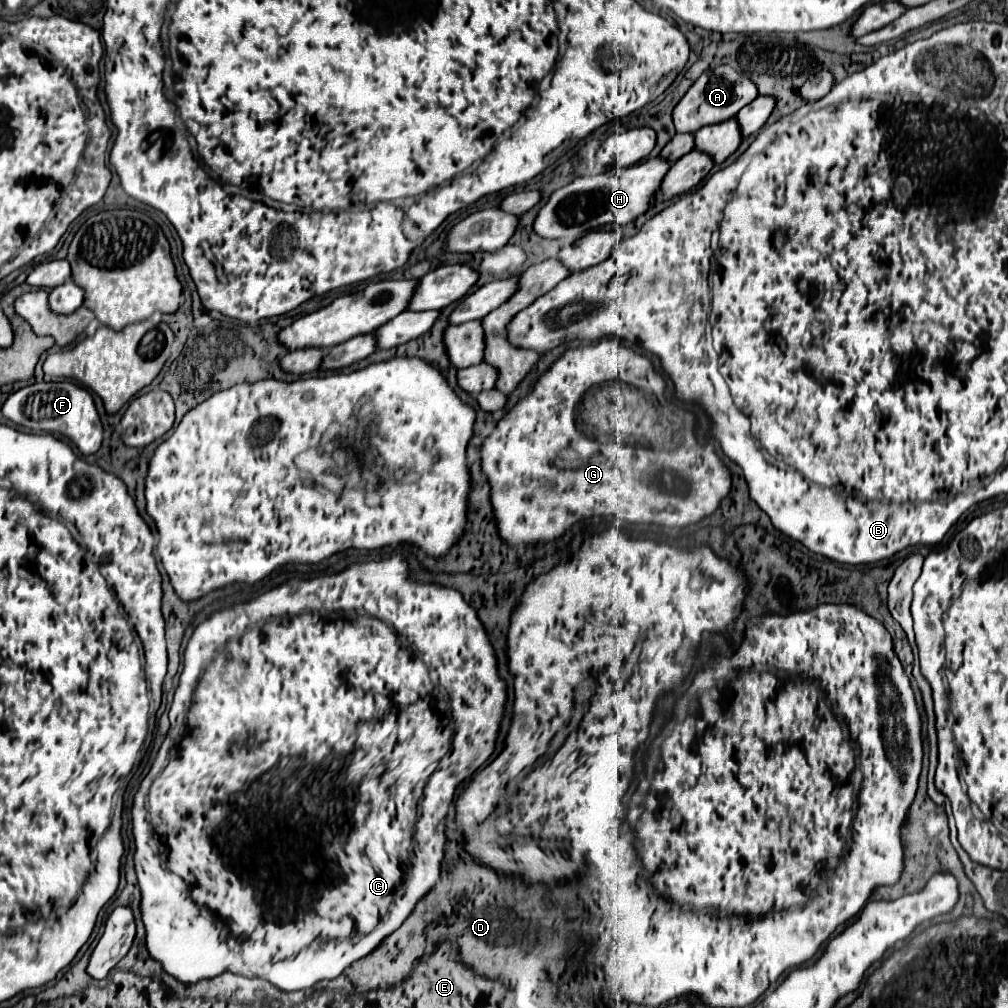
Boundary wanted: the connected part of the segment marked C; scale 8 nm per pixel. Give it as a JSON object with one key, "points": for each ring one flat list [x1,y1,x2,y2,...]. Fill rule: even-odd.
{"points":[[393,556,393,558,387,558,387,560,377,560,377,562,375,562,375,560,373,560,373,562,363,562,363,564,353,564,353,566,349,566,349,568,347,568,347,570,345,570,345,572,339,572,339,574,333,574,333,576,321,576,321,578,313,578,313,580,307,580,307,582,305,582,305,580,291,580,291,582,287,582,287,584,283,584,283,586,277,586,277,588,273,588,273,590,269,590,269,592,265,592,265,594,261,594,261,596,259,596,259,598,255,598,255,600,251,600,251,602,243,602,243,604,237,604,237,606,233,606,233,608,229,608,229,610,221,610,221,612,215,612,215,614,213,614,213,616,211,616,211,618,207,618,207,620,205,620,205,622,201,622,201,624,199,624,199,626,197,626,197,628,195,628,195,632,193,632,193,636,191,636,191,640,189,640,189,644,187,644,187,648,185,648,185,651,184,651,184,663,183,663,183,672,181,672,181,678,179,678,179,688,177,688,177,692,175,692,175,700,173,700,173,706,171,706,171,710,169,710,169,720,170,720,170,725,171,725,171,728,170,728,170,731,169,731,169,734,167,734,167,738,165,738,165,742,163,742,163,746,161,746,161,750,159,750,159,751,158,751,158,754,157,754,157,760,155,760,155,764,153,764,153,768,151,768,151,769,150,769,150,771,149,771,149,773,148,773,148,774,147,774,147,775,146,775,146,776,145,776,145,777,144,777,144,778,143,778,143,780,142,780,142,781,141,781,141,783,140,783,140,786,139,786,139,788,138,788,138,790,137,790,137,792,136,792,136,793,135,793,135,795,134,795,134,799,133,799,133,805,132,805,132,808,131,808,131,822,132,822,132,827,133,827,133,806,135,806,135,802,137,802,137,798,141,798,141,792,143,792,143,798,145,798,145,800,146,800,146,798,147,798,147,806,145,806,145,808,147,808,147,818,149,818,149,822,151,822,151,824,153,824,153,830,155,830,155,834,157,834,157,836,159,836,159,840,161,840,161,842,163,842,163,844,161,844,161,842,157,842,157,844,151,844,151,842,153,842,153,840,155,840,155,836,149,836,149,832,147,832,147,834,141,834,141,840,139,840,139,844,137,844,137,852,135,852,135,870,137,870,137,878,139,878,139,888,141,888,141,894,143,894,143,900,141,900,141,914,143,914,143,922,145,922,145,928,147,928,147,950,149,950,149,954,151,954,151,958,155,958,155,960,159,960,159,962,161,962,161,964,163,964,163,970,165,970,165,972,167,972,167,974,171,974,171,976,173,976,173,978,177,978,177,980,179,980,179,982,183,982,183,984,195,984,195,982,197,982,197,980,201,980,201,978,215,978,215,976,219,976,219,974,223,974,223,972,225,972,225,970,231,970,231,972,237,972,237,974,241,974,241,976,247,976,247,978,255,978,255,976,257,976,257,978,263,978,263,980,269,980,269,982,271,982,271,984,275,984,275,986,277,986,277,988,281,988,281,990,285,990,285,992,295,992,295,990,307,990,307,988,311,988,311,986,313,986,313,984,317,984,317,982,321,982,321,980,335,980,335,978,337,978,337,976,341,976,341,974,343,974,343,970,345,970,345,968,347,968,347,966,351,966,351,962,355,962,355,960,359,960,359,958,363,958,363,956,367,956,367,954,369,954,369,952,371,952,371,950,375,950,375,948,377,948,377,946,379,946,379,944,381,944,381,940,383,940,383,938,385,938,385,936,389,936,389,934,391,934,391,932,395,932,395,930,397,930,397,928,399,928,399,926,401,926,401,924,403,924,403,922,405,922,405,920,407,920,407,916,409,916,409,914,411,914,411,912,413,912,413,906,415,906,415,904,417,904,417,902,419,902,419,900,421,900,421,898,423,898,423,896,425,896,425,894,427,894,427,892,429,892,429,890,431,890,431,888,433,888,433,886,435,886,435,884,437,884,437,880,439,880,439,870,441,870,441,860,443,860,443,846,445,846,445,834,439,834,439,830,445,830,445,826,443,826,443,822,445,822,445,816,447,816,447,810,449,810,449,804,451,804,451,800,453,800,453,794,455,794,455,788,457,788,457,786,459,786,459,784,461,784,461,782,463,782,463,780,467,780,467,778,469,778,469,776,473,776,473,772,475,772,475,770,477,770,477,768,479,768,479,766,481,766,481,764,483,764,483,762,485,762,485,760,487,760,487,758,489,758,489,756,491,756,491,754,493,754,493,746,495,746,495,738,497,738,497,732,499,732,499,724,501,724,501,718,503,718,503,706,505,706,505,682,503,682,503,680,501,680,501,678,499,678,499,672,497,672,497,660,495,660,495,654,493,654,493,646,491,646,491,642,489,642,489,638,487,638,487,634,485,634,485,628,483,628,483,624,481,624,481,620,479,620,479,618,477,618,477,612,475,612,475,610,473,610,473,608,471,608,471,606,469,606,469,604,467,604,467,602,465,602,465,600,463,600,463,596,461,596,461,594,459,594,459,592,457,592,457,590,453,590,453,588,441,588,441,586,437,586,437,584,417,584,417,582,413,582,413,580,409,580,409,568,407,568,407,562,405,562,405,560,403,560,403,558,401,558,401,556],[269,618,271,618,271,620,275,620,275,618,277,618,277,620,275,620,275,622,277,622,277,624,275,624,275,630,271,630,271,632,273,632,273,634,271,634,271,636,269,636,269,634,267,634,267,638,265,638,265,640,261,640,261,634,257,634,257,628,259,628,259,626,255,626,255,624,261,624,261,622,267,622,267,620,269,620],[251,626,253,626,253,628,255,628,255,630,253,630,253,632,251,632,251,634,245,634,245,632,247,632,247,630,249,630,249,628,251,628],[413,646,417,646,417,650,421,650,421,658,425,658,425,664,427,664,427,666,429,666,429,668,427,668,427,666,425,666,425,664,423,664,423,662,421,662,421,660,419,660,419,656,417,656,417,654,413,654],[437,688,439,688,439,690,441,690,441,692,445,692,445,696,446,696,446,697,447,697,447,702,448,702,448,706,447,706,447,707,448,707,448,708,447,708,447,712,446,712,446,717,447,717,447,718,449,718,449,719,450,719,450,720,447,720,447,718,445,718,445,696,441,696,441,698,439,698,439,700,435,700,435,698,433,698,433,696,431,696,431,694,433,694,433,692,437,692],[185,732,187,732,187,736,185,736,185,738,183,738,183,742,181,742,181,744,179,744,179,748,177,748,177,756,175,756,175,758,173,758,173,760,171,760,171,762,169,762,169,766,167,766,167,768,165,768,165,762,167,762,167,758,169,758,169,756,167,756,167,754,165,754,165,752,167,752,167,750,171,750,171,748,173,748,173,744,177,744,177,738,181,738,181,736,183,736,183,734,185,734],[348,752,349,752,349,753,350,753,350,752,355,752,355,754,349,754,349,756,347,756,347,762,345,762,345,768,347,768,347,770,345,770,345,782,341,782,341,774,337,774,337,762,333,762,333,760,335,760,335,755,344,755,344,754,347,754,347,753,348,753],[305,754,310,754,310,755,312,755,312,756,313,756,313,758,314,758,314,759,313,759,313,760,309,760,309,758,305,758],[163,846,165,846,165,850,167,850,167,864,165,864,165,866,163,866,163,862,161,862,161,854,163,854,163,856,165,856,165,852,163,852],[205,872,211,872,211,874,213,874,213,876,211,876,211,884,213,884,213,882,215,882,215,886,223,886,223,892,213,892,213,896,225,896,225,898,227,898,227,904,231,904,231,902,229,902,229,900,233,900,233,912,229,912,229,910,225,910,225,912,223,912,223,910,219,910,219,908,217,908,217,906,209,906,209,904,215,904,215,902,211,902,211,900,207,900,207,902,205,902,205,900,201,900,201,902,203,902,203,906,207,906,207,908,209,908,209,910,211,910,211,912,215,912,215,914,219,914,219,916,221,916,221,918,223,918,223,926,227,926,227,922,229,922,229,928,231,928,231,930,233,930,233,932,231,932,231,930,229,930,229,932,217,932,217,928,215,928,215,926,217,926,217,918,213,918,213,914,209,914,209,912,207,912,207,916,201,916,201,908,199,908,199,906,197,906,197,904,195,904,195,900,193,900,193,898,191,898,191,892,189,892,189,890,193,890,193,888,195,888,195,886,197,886,197,888,201,888,201,886,203,886,203,884,205,884,205,878,207,878,207,876,205,876],[257,926,273,926,273,928,277,928,277,934,275,934,275,936,277,936,277,938,273,938,273,940,275,940,275,944,277,944,277,946,267,946,267,944,263,944,263,960,243,960,243,950,241,950,241,946,243,946,243,940,241,940,241,938,237,938,237,936,233,936,233,934,253,934,253,930,257,930],[287,926,289,926,289,928,297,928,297,926,303,926,303,934,297,934,297,932,295,932,295,934,293,934,293,940,295,940,295,938,297,938,297,940,299,940,299,938,307,938,307,936,309,936,309,938,315,938,315,940,317,940,317,944,315,944,315,940,313,940,313,942,311,942,311,944,309,944,309,946,305,946,305,948,301,948,301,950,299,950,299,952,293,952,293,950,291,950,291,946,281,946,281,940,279,940,279,932,281,932,281,930,283,930,283,928,287,928]]}

